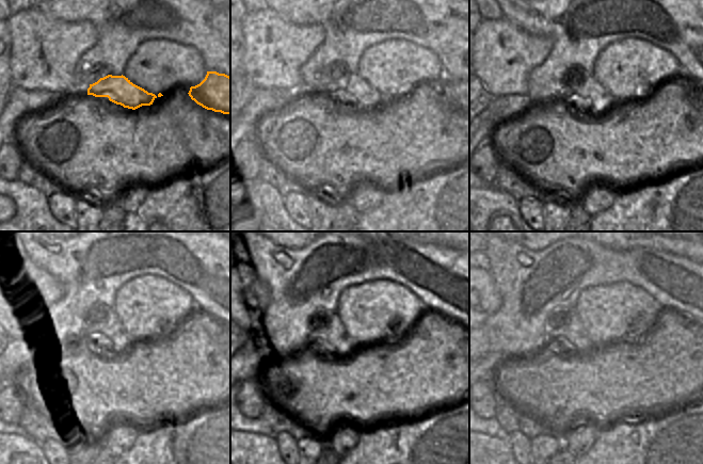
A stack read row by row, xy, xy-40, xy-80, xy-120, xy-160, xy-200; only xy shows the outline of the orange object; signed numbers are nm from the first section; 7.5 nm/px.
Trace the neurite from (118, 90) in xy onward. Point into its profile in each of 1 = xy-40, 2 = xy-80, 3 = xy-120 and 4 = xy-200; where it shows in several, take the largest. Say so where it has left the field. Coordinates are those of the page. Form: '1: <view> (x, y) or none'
1: xy-40 (351, 86)
2: xy-80 (586, 89)
3: xy-120 (107, 328)
4: xy-200 (570, 332)

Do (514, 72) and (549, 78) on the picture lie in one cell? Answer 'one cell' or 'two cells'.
two cells

